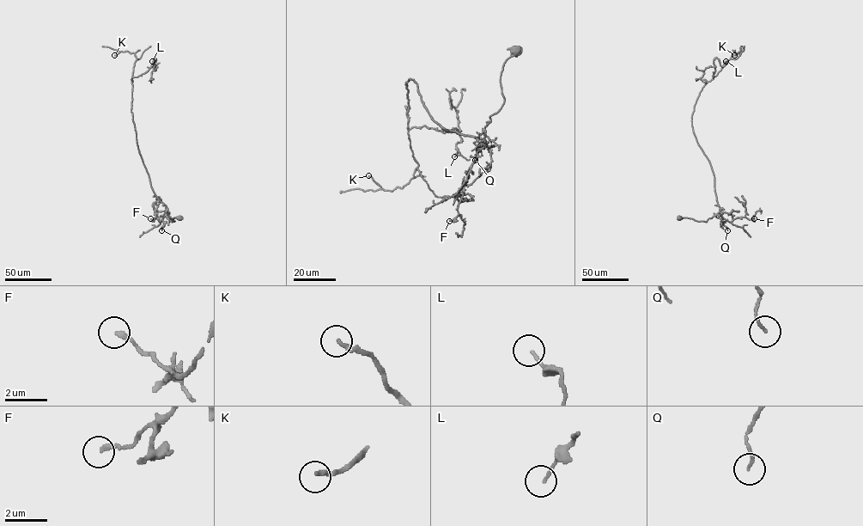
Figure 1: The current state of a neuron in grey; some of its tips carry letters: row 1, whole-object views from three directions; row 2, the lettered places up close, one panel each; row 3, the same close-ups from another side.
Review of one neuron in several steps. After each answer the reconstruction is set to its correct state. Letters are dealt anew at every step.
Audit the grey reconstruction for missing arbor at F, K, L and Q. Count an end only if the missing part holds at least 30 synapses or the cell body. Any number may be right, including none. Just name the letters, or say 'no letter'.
K

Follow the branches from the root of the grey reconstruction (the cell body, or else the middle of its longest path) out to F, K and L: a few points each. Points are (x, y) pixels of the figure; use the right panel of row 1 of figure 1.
F: (679, 217), (707, 222), (719, 212), (729, 222), (737, 217), (754, 218)
K: (679, 217), (707, 222), (720, 211), (714, 174), (693, 132), (691, 115), (702, 88), (741, 51), (734, 55)
L: (679, 217), (707, 222), (720, 211), (691, 120), (714, 77), (714, 59), (726, 61)

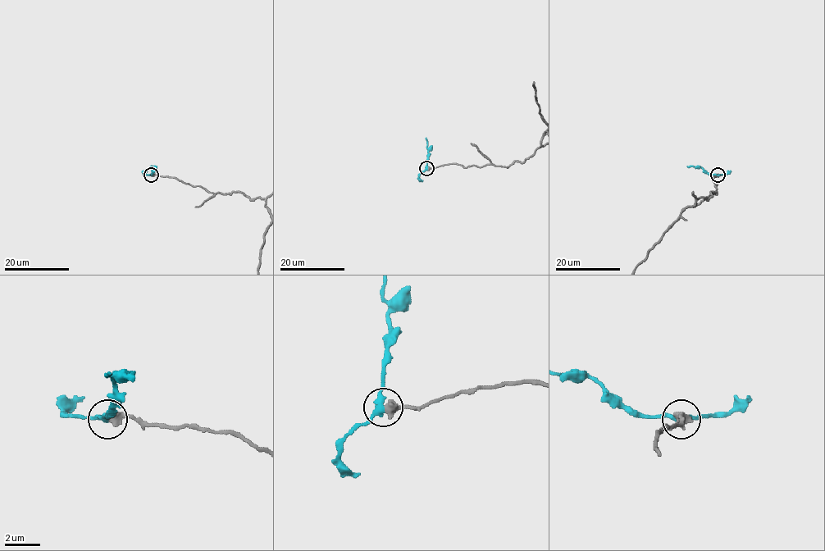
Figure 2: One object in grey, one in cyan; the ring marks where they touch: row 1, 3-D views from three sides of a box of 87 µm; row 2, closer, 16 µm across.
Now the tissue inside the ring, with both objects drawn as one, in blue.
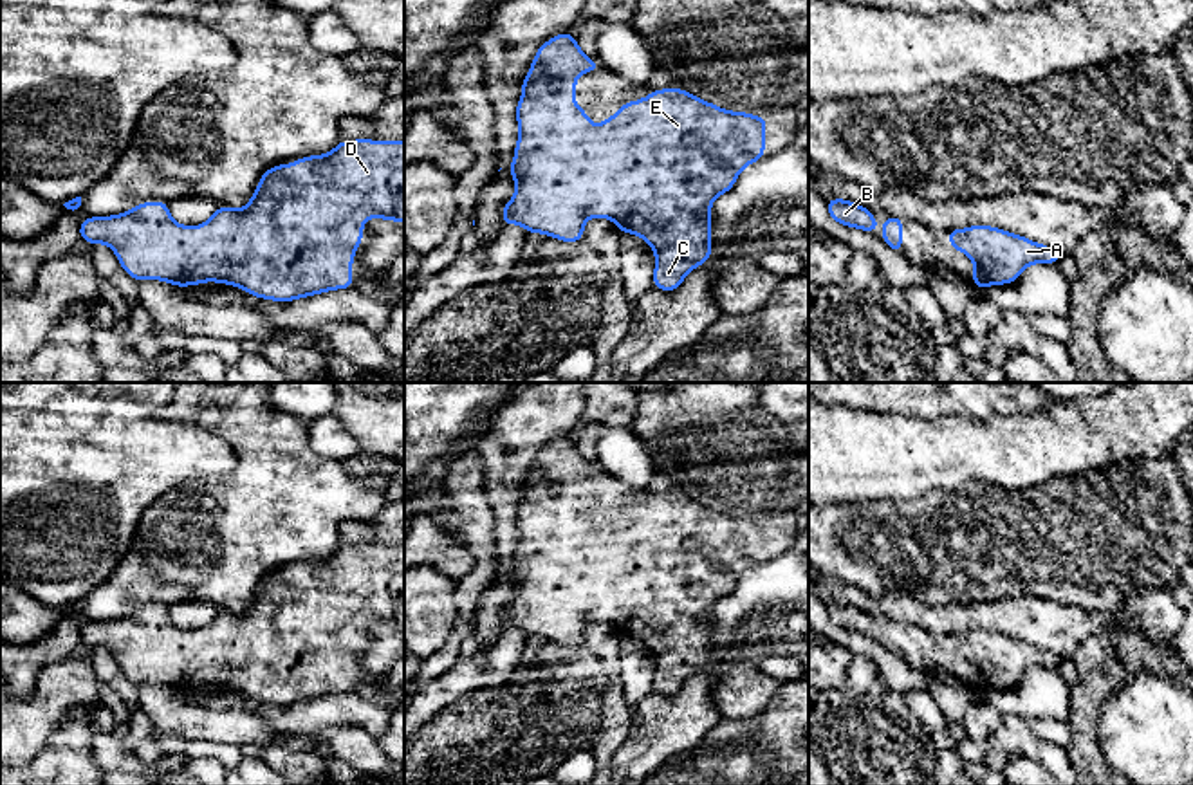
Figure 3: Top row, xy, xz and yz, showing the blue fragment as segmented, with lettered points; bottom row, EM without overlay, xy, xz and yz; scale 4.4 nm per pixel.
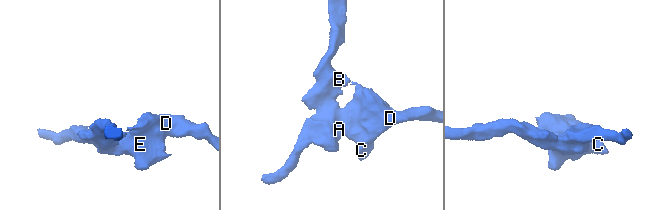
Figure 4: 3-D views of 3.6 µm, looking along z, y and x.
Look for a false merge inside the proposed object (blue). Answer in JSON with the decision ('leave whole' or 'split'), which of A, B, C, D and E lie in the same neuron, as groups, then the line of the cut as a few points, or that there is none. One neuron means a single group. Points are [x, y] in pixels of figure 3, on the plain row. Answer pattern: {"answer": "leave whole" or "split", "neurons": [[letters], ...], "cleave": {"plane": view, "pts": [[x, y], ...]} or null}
{"answer": "leave whole", "neurons": [["A", "B", "C", "D", "E"]], "cleave": null}

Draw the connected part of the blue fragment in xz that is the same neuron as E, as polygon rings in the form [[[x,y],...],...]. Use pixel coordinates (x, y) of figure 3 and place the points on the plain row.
[[[570,435],[541,448],[529,478],[522,485],[522,503],[516,507],[520,540],[513,568],[516,597],[504,608],[502,630],[520,628],[527,637],[543,637],[561,646],[581,646],[587,624],[594,619],[610,623],[621,637],[641,641],[655,655],[653,691],[673,697],[686,679],[707,666],[711,657],[711,606],[727,597],[740,576],[763,561],[765,520],[729,516],[702,505],[682,493],[653,494],[639,505],[628,505],[597,531],[585,513],[574,507],[576,484],[581,476],[597,476],[592,466],[572,442]]]

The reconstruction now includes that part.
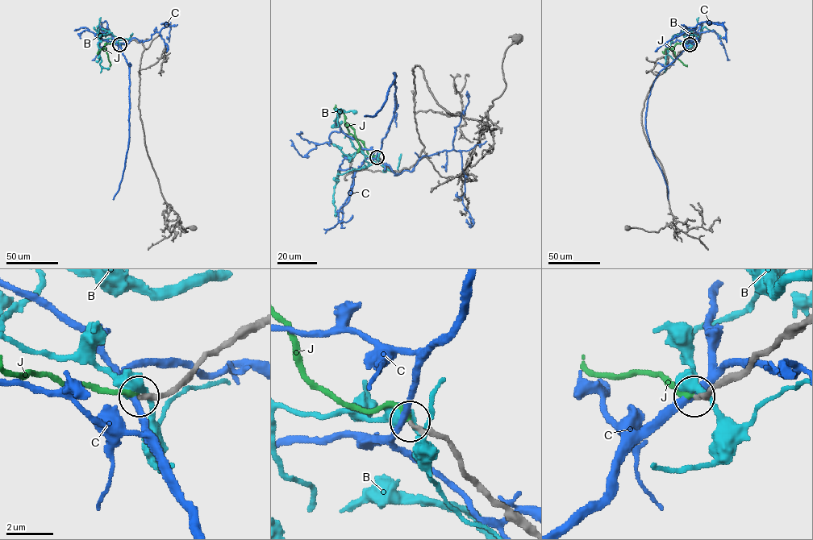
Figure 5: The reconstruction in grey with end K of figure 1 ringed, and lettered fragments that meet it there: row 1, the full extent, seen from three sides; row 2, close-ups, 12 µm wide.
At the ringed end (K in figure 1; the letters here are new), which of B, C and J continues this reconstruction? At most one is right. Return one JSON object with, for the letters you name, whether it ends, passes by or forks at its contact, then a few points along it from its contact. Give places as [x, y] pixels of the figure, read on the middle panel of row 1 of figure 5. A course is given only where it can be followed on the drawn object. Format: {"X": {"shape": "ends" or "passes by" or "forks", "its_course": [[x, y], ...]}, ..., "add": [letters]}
{"J": {"shape": "ends", "its_course": [[377, 157], [368, 152], [364, 143], [349, 132], [347, 125], [354, 130], [360, 145], [357, 152]]}, "add": ["J"]}

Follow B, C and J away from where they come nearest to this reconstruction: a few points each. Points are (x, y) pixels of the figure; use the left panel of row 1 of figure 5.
B: (120, 44), (114, 42), (118, 39), (111, 33), (98, 37), (100, 64), (109, 68)
C: (119, 44), (129, 68), (129, 139), (122, 178), (113, 199)
J: (119, 44), (105, 43), (104, 47), (110, 66)

